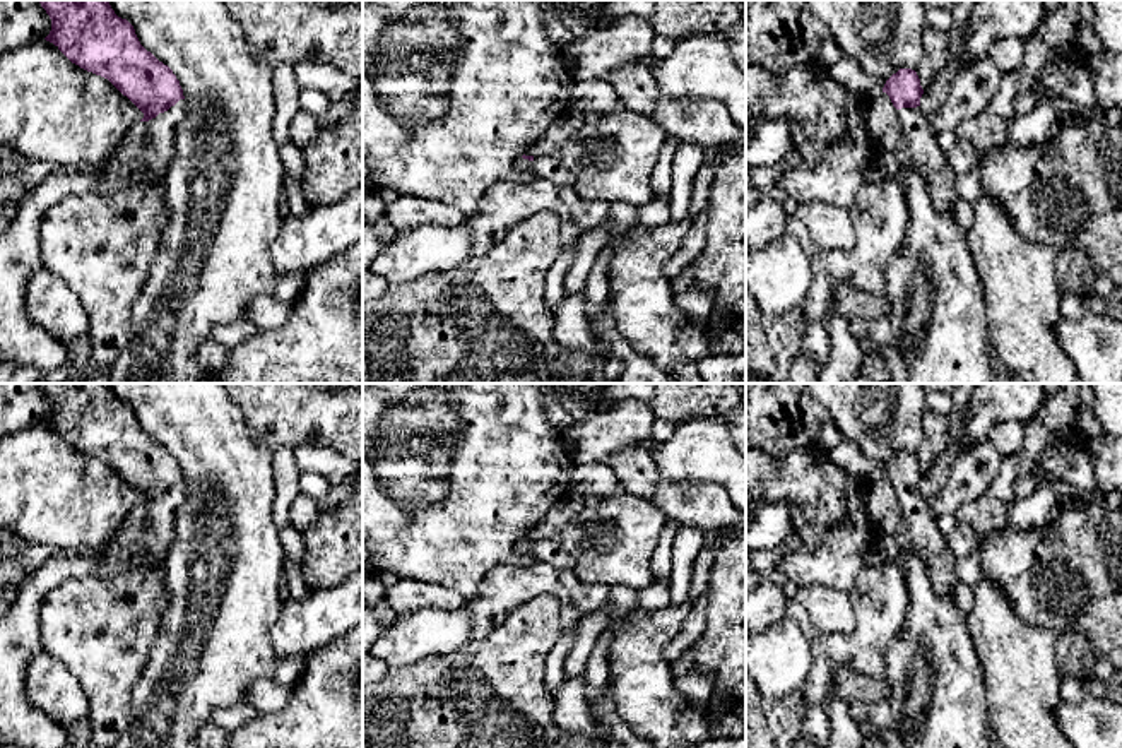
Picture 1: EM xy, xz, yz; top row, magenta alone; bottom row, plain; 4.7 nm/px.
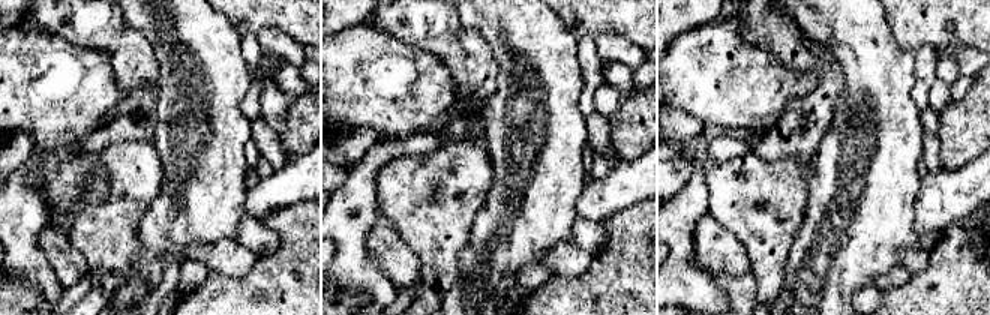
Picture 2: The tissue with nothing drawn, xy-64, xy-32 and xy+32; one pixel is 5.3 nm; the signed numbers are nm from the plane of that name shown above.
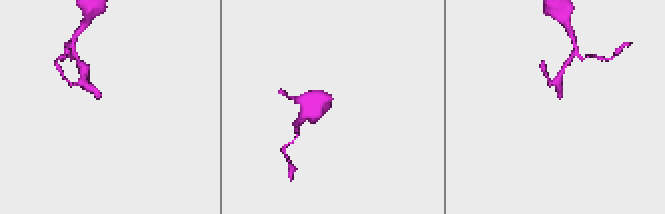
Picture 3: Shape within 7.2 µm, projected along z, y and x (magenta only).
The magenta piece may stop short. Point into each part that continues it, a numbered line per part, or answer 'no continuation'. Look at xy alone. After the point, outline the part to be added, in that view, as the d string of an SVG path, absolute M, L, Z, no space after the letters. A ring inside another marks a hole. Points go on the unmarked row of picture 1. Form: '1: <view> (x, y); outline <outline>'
1: xy (144, 541); outline M180 483L149 505L137 505L120 531L120 539L104 551L99 579L113 579L132 570L162 567L174 539L174 522L186 502L186 486Z

